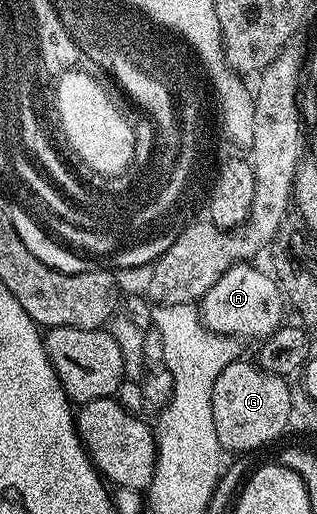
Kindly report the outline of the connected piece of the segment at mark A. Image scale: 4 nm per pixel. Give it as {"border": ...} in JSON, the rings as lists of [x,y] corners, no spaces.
{"border":[[[250,262],[232,265],[201,298],[201,318],[216,334],[263,340],[283,325],[282,308],[286,306],[283,290],[273,275],[252,265]]]}

